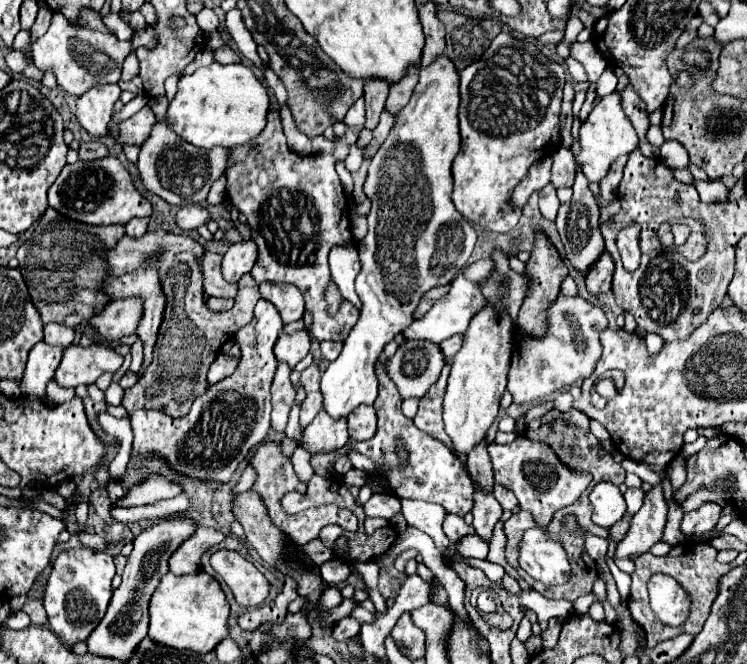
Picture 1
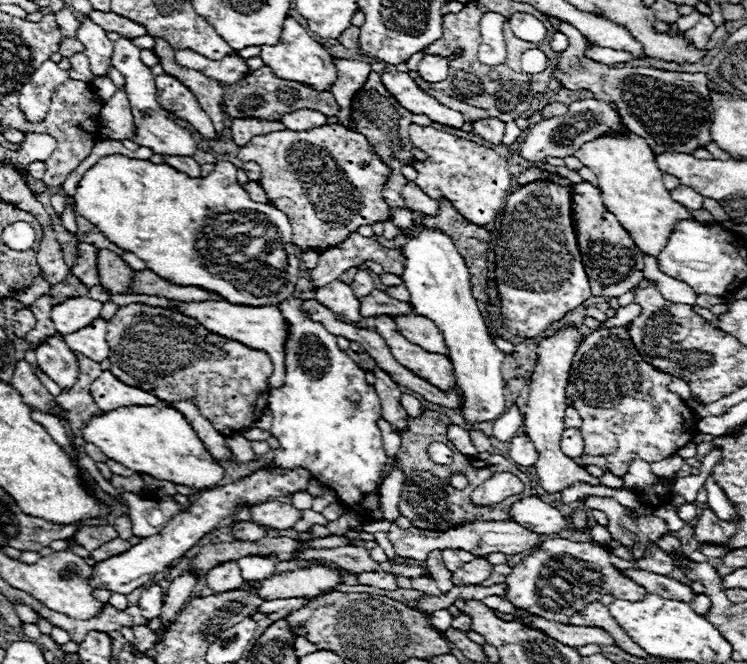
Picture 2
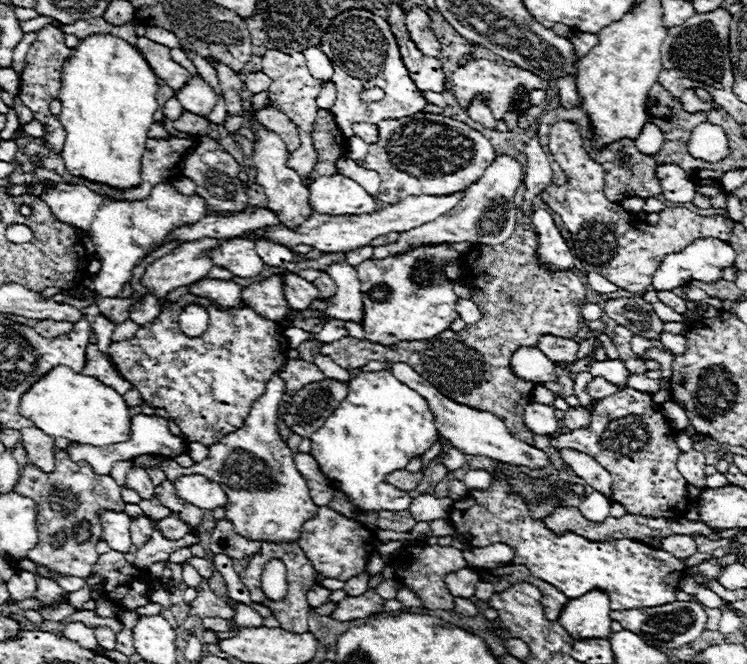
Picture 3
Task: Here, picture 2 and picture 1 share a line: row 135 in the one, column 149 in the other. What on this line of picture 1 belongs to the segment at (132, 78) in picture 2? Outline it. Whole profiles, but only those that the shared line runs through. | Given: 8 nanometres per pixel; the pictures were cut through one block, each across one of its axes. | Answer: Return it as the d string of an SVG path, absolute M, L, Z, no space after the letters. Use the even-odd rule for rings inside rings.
M164 116L160 122L154 124L148 140L140 146L140 158L136 166L148 192L164 198L170 204L186 206L186 204L202 204L206 200L210 186L224 174L228 158L230 158L228 148L204 150L182 140L168 124L168 118Z

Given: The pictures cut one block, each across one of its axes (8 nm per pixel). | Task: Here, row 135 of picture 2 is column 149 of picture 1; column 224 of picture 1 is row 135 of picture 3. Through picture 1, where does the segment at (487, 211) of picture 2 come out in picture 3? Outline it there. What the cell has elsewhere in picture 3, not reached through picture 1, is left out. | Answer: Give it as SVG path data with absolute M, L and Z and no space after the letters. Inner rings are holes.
M416 112L400 120L382 120L376 126L378 126L378 140L369 146L366 168L378 172L382 184L376 198L386 204L396 204L404 200L404 196L418 196L418 194L446 196L448 192L460 192L460 188L470 188L472 184L478 182L488 164L492 164L496 158L494 148L480 132L472 130L464 122L444 118L440 114Z

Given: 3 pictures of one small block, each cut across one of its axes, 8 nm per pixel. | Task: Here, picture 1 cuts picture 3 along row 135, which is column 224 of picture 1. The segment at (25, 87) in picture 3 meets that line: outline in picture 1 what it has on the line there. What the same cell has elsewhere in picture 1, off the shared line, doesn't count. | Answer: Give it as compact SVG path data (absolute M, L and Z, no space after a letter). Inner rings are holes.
M222 46L222 48L218 48L216 52L214 52L214 58L216 58L216 62L220 62L220 64L232 64L232 62L240 62L240 54L236 54L232 48L228 48L228 46Z

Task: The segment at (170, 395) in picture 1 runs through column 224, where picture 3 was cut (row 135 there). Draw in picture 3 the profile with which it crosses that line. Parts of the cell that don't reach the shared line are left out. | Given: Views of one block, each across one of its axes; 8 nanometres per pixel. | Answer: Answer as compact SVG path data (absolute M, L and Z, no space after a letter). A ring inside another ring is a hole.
M330 110L318 112L318 124L312 132L314 144L318 144L318 163L314 166L312 178L336 174L336 160L346 152L346 138L340 128L336 128L334 116Z

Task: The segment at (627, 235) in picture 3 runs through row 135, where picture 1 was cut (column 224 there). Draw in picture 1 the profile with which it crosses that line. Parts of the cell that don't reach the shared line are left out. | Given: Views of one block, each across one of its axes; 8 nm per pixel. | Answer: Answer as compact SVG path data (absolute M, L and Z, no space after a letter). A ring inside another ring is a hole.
M218 550L212 554L210 564L228 584L240 606L260 606L268 598L270 582L238 552Z

